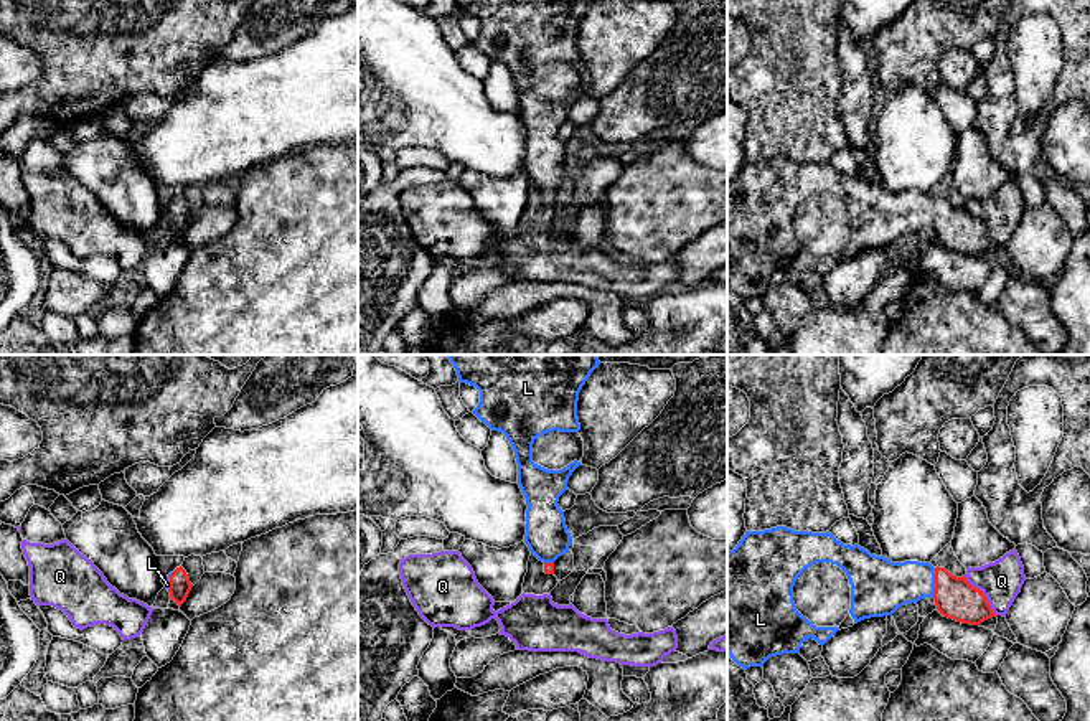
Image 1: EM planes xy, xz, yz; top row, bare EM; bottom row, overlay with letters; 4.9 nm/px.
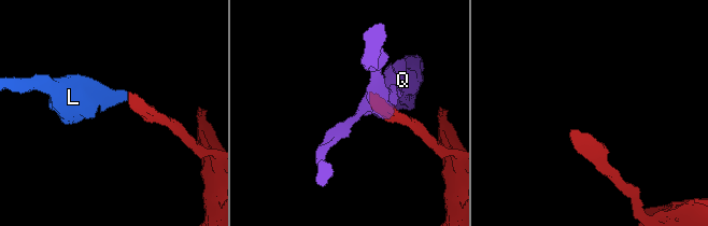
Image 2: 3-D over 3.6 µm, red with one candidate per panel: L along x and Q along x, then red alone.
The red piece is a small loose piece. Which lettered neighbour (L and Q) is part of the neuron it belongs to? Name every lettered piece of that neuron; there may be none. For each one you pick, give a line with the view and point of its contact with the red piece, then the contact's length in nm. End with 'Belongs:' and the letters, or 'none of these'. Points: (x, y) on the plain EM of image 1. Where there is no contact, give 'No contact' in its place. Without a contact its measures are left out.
L: Touches red at yz (935, 213). Shared border 140 nm
Belongs: L

